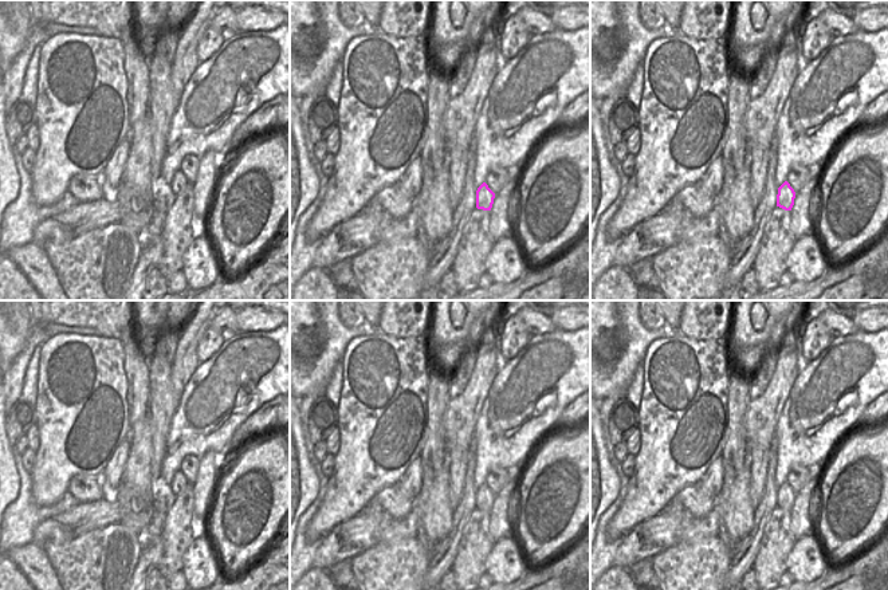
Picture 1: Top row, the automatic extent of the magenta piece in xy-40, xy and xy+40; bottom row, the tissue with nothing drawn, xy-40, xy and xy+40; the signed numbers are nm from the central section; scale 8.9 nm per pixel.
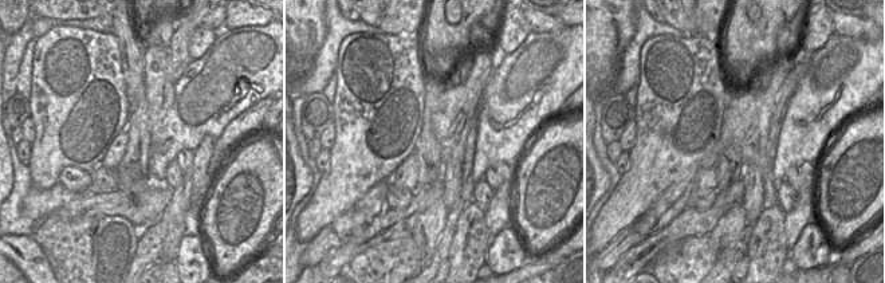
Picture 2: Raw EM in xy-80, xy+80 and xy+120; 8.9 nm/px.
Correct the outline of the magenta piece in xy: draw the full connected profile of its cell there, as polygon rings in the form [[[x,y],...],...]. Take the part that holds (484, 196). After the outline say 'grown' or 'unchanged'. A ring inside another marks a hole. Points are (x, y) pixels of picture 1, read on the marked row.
[[[483,182],[476,190],[476,208],[483,211],[491,211],[495,193]]]; unchanged

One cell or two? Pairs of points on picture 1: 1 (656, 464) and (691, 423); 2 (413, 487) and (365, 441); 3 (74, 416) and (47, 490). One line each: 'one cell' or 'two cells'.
1: one cell
2: two cells
3: one cell

